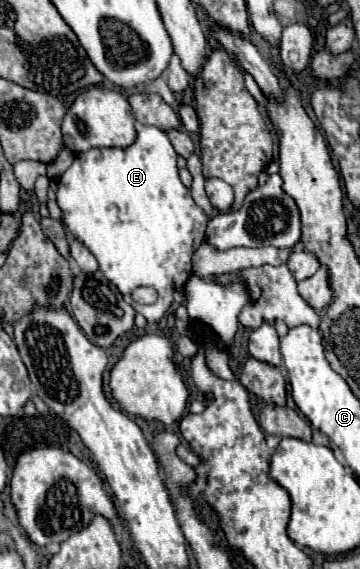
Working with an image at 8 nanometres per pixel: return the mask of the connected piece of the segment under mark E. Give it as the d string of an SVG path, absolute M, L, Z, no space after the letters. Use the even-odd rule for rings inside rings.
M141 126L137 140L129 148L91 148L75 154L73 164L59 178L57 204L63 210L63 222L97 258L101 272L111 284L119 288L123 298L147 318L147 322L159 322L173 304L175 290L181 290L191 276L191 256L205 242L205 228L209 218L193 202L189 190L183 186L177 170L177 152L167 134L155 126ZM139 286L153 286L159 294L151 306L141 306L131 300L131 294Z

